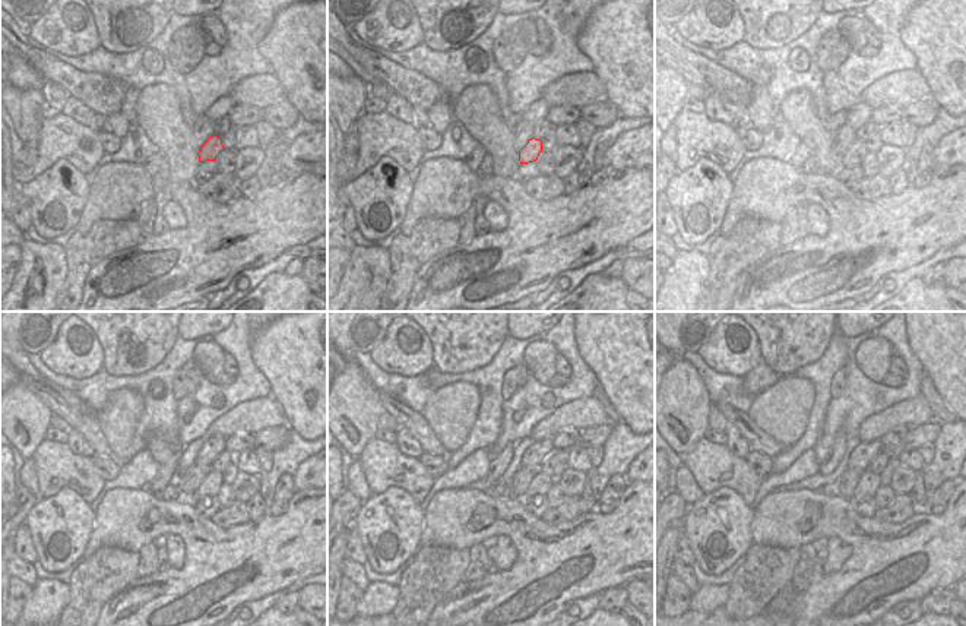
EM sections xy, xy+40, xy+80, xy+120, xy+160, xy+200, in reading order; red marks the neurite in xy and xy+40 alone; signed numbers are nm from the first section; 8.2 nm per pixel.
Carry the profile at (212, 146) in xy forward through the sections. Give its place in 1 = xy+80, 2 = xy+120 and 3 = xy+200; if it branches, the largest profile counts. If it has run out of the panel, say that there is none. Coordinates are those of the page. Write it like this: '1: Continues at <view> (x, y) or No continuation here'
1: Continues at xy+80 (855, 154)
2: Continues at xy+120 (211, 486)
3: Continues at xy+200 (868, 483).

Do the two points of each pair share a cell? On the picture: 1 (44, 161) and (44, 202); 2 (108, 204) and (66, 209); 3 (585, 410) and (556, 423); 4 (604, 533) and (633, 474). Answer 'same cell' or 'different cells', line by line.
1: different cells
2: different cells
3: same cell
4: different cells

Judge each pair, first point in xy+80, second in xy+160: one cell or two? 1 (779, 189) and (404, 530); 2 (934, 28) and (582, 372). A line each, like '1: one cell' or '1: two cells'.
1: two cells
2: two cells

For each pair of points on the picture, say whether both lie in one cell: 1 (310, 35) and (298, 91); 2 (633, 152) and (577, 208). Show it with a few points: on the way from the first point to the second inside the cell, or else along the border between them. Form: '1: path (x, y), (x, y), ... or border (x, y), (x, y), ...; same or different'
1: path (310, 48), (310, 59), (304, 65), (304, 78); same
2: border (639, 167), (617, 170); different

